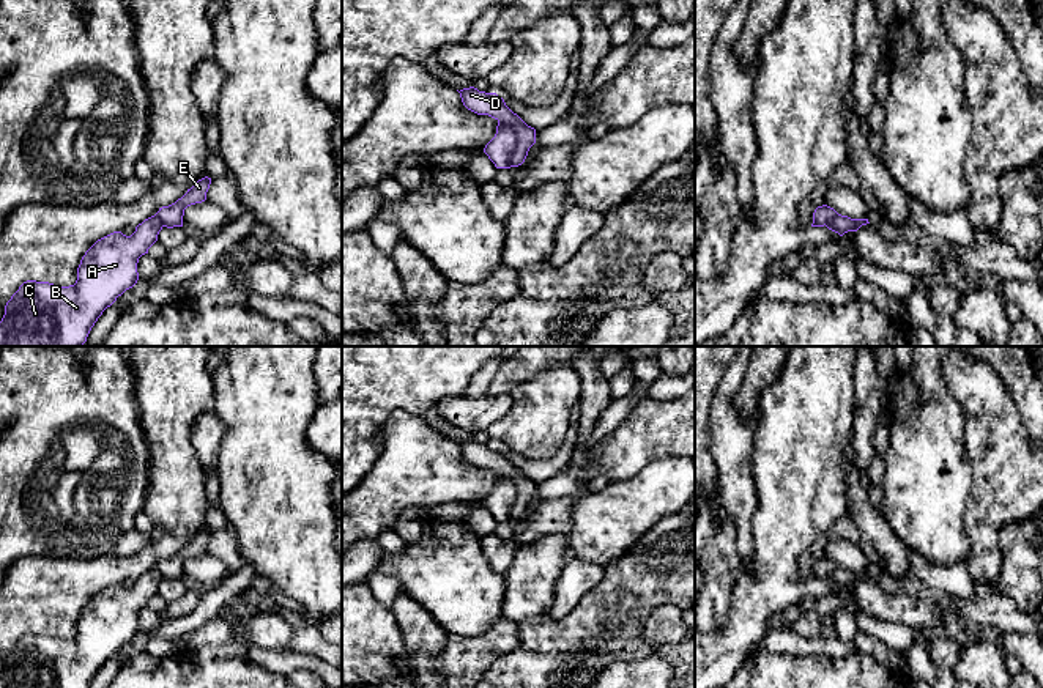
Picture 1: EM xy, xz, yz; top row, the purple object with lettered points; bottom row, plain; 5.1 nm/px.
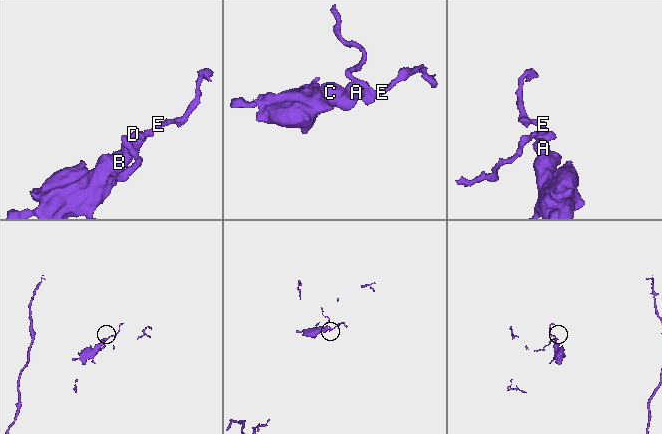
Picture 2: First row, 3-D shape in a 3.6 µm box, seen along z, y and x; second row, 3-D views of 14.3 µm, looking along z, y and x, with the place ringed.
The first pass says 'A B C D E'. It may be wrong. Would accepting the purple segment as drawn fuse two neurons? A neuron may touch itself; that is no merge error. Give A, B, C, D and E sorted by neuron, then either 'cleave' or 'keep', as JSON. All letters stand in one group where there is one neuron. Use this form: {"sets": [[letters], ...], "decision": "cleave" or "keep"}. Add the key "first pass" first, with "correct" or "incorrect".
{"first pass": "incorrect", "sets": [["A", "B", "C"], ["D", "E"]], "decision": "cleave"}

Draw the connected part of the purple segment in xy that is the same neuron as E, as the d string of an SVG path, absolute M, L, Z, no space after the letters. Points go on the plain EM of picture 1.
M205 529L199 532L191 542L187 542L187 545L175 556L159 560L156 568L162 575L162 579L183 579L184 562L191 557L205 554L210 537L211 531Z

